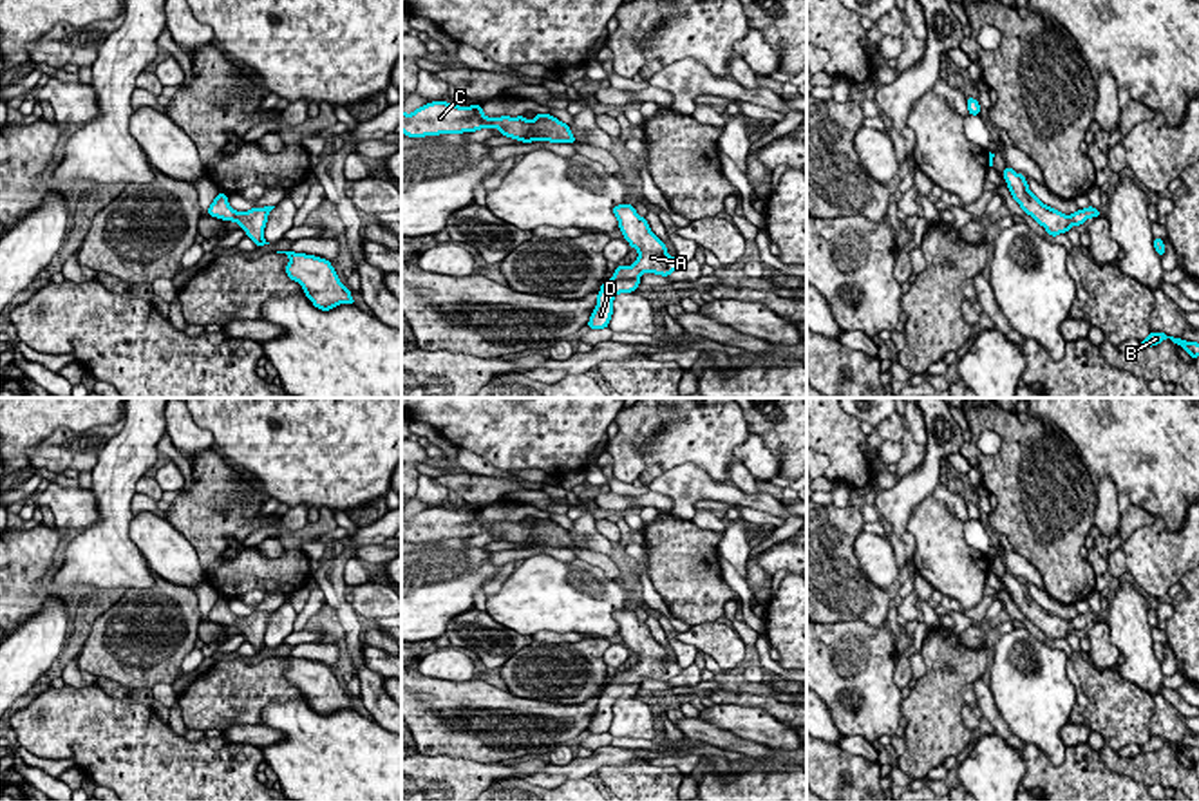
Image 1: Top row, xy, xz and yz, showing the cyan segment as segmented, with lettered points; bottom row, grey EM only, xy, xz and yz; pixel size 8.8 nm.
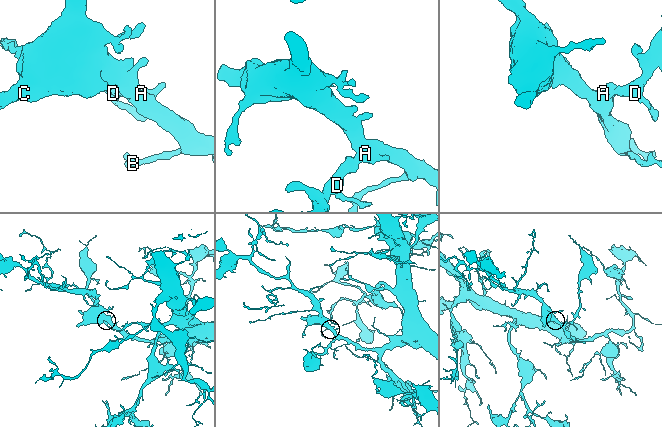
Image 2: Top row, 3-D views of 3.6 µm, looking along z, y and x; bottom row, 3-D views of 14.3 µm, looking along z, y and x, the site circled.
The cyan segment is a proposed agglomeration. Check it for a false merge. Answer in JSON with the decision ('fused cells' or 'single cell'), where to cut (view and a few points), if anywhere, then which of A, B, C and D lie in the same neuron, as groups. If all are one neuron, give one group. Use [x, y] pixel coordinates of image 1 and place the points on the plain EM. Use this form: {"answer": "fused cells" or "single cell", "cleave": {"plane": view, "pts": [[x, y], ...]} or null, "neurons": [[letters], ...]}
{"answer": "single cell", "cleave": null, "neurons": [["A", "B", "C", "D"]]}

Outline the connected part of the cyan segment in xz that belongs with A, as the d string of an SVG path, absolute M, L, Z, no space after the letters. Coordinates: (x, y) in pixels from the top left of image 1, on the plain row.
M631 609L613 611L618 633L638 664L631 671L617 671L613 683L602 687L597 698L597 711L590 721L590 734L604 734L613 720L613 703L620 698L633 698L644 678L669 682L682 673L682 667L667 660L666 649L651 636L646 622L640 622Z

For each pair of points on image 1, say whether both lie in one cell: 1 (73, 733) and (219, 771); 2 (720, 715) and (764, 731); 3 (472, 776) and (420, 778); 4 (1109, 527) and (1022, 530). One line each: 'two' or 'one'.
1: one
2: one
3: one
4: two

